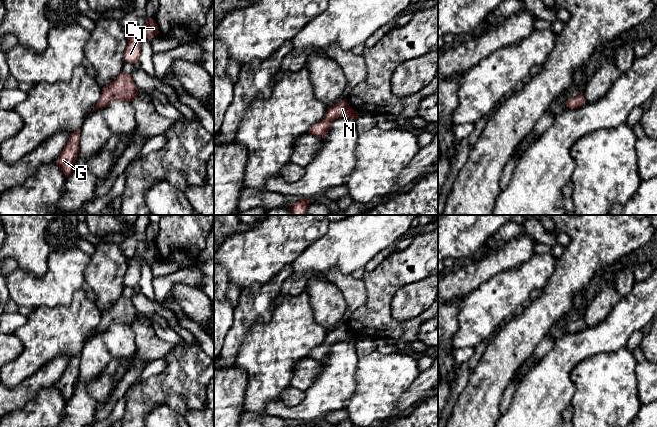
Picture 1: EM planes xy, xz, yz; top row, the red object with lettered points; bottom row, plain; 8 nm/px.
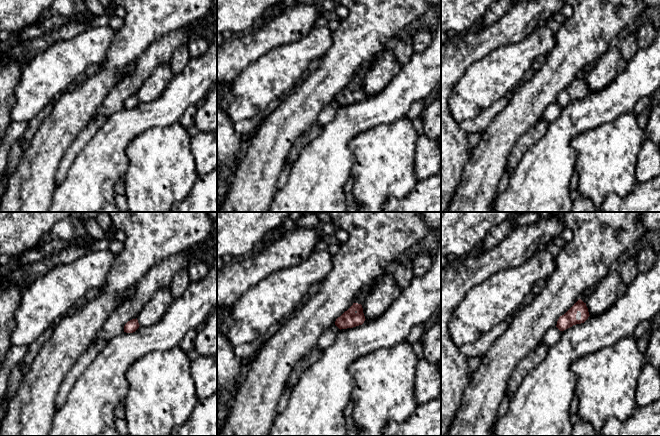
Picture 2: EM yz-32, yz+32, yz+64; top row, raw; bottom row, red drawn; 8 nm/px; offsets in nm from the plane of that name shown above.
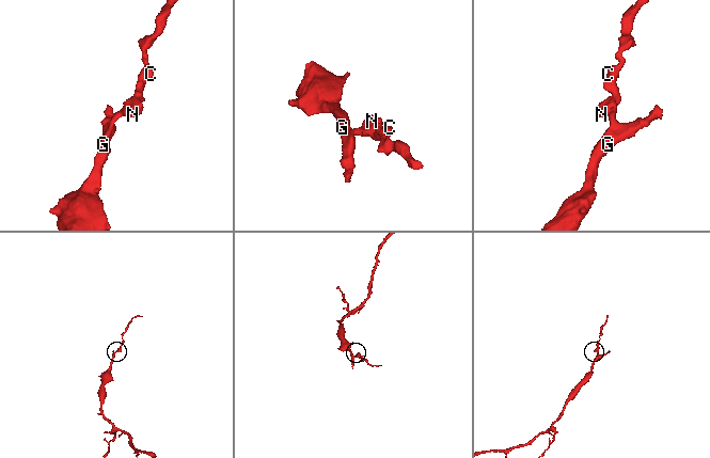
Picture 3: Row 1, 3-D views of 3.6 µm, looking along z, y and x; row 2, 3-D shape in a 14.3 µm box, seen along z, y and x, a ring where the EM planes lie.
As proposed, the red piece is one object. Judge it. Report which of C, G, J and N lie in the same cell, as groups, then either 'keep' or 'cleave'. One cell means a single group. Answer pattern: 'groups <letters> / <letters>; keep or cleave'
groups C G J N; keep

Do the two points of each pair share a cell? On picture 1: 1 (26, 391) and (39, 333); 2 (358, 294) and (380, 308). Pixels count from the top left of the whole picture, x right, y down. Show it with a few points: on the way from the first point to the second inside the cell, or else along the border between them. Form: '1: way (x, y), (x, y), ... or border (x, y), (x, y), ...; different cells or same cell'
1: border (48, 363), (10, 388); different cells
2: border (362, 278), (365, 284), (367, 301), (350, 316); different cells

